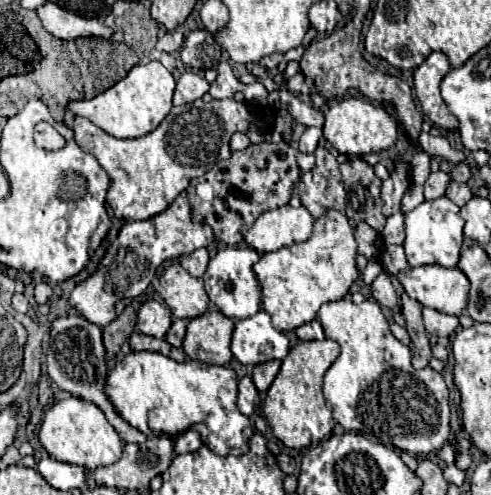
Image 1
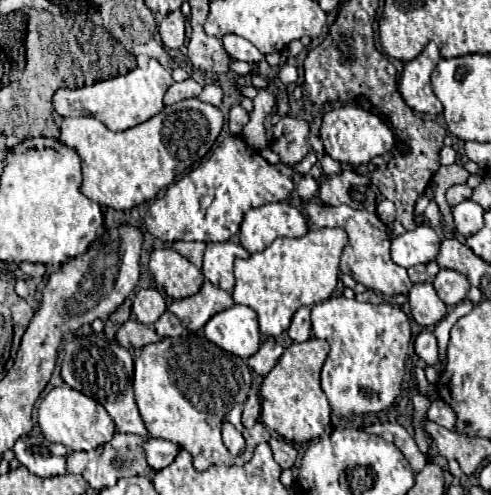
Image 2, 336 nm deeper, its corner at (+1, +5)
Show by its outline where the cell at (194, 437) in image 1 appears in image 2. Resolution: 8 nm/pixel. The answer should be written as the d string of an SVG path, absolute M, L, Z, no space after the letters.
M149 437L149 439L145 441L147 463L149 463L149 467L153 467L155 471L167 467L167 465L177 457L179 451L181 451L179 445L171 443L171 441L165 441L165 439L153 439L153 437Z

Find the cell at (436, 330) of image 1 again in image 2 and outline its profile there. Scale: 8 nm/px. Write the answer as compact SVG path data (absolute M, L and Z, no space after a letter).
M413 283L407 299L411 305L413 319L419 325L425 325L425 327L437 325L447 313L445 303L437 297L437 291L433 289L431 283Z

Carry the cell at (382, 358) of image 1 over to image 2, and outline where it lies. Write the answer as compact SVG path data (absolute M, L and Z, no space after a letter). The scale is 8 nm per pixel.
M329 297L323 303L313 305L311 309L311 333L317 339L325 339L331 347L327 361L321 371L321 389L327 395L331 409L339 417L357 415L357 413L377 413L393 405L401 391L403 373L405 373L405 357L411 341L411 327L407 315L401 307L391 303L359 303L357 299L347 297Z

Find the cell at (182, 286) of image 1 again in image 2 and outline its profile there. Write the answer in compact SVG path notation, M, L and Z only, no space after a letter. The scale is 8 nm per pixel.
M163 247L163 249L155 249L151 253L151 261L149 261L149 271L155 279L155 283L159 287L165 289L165 293L171 297L171 299L185 299L185 297L191 297L195 295L201 285L203 285L203 273L201 269L197 269L193 263L189 263L185 257L181 257L175 249L171 247Z

